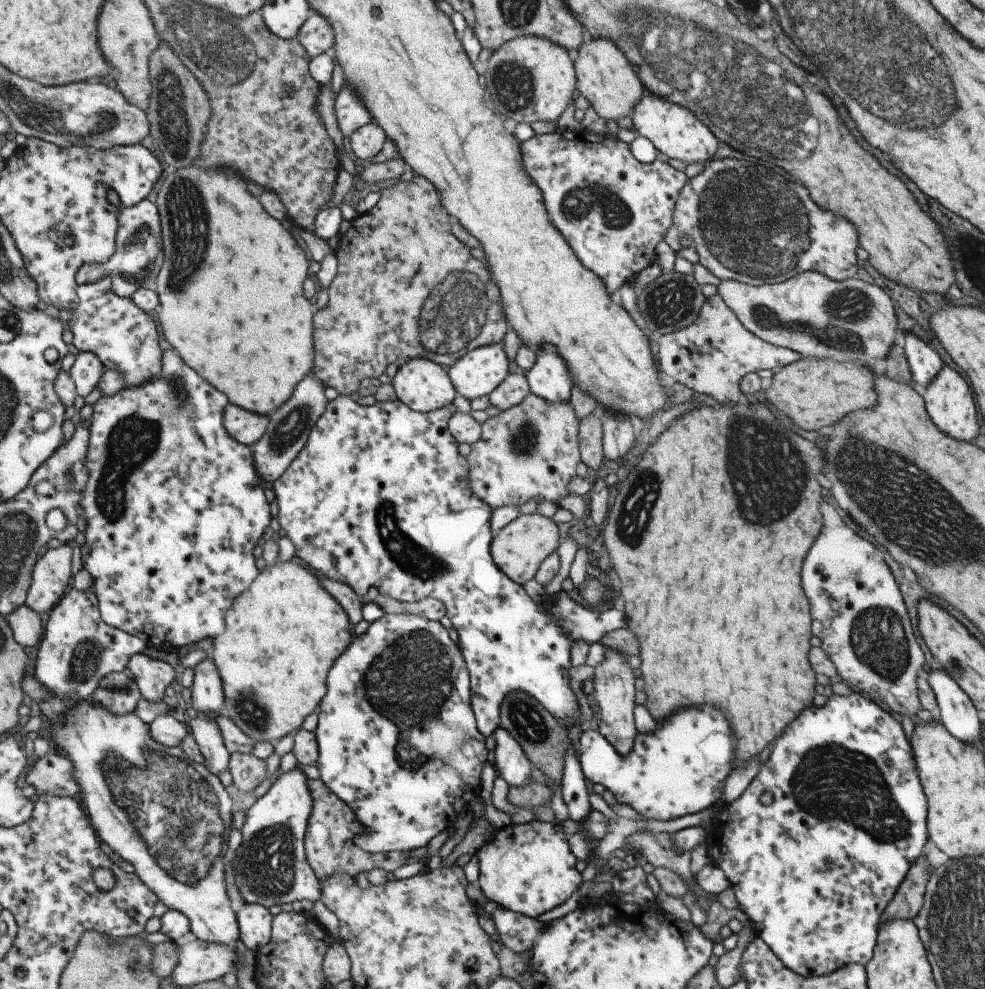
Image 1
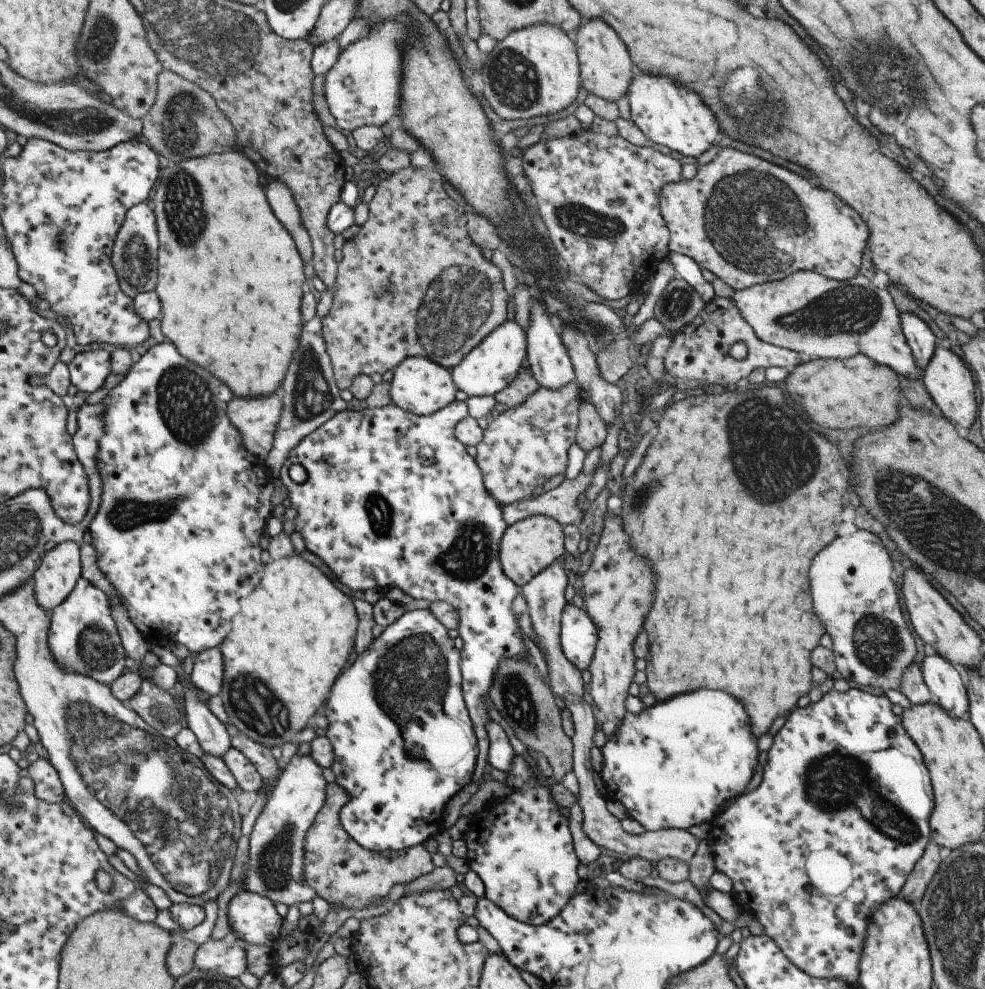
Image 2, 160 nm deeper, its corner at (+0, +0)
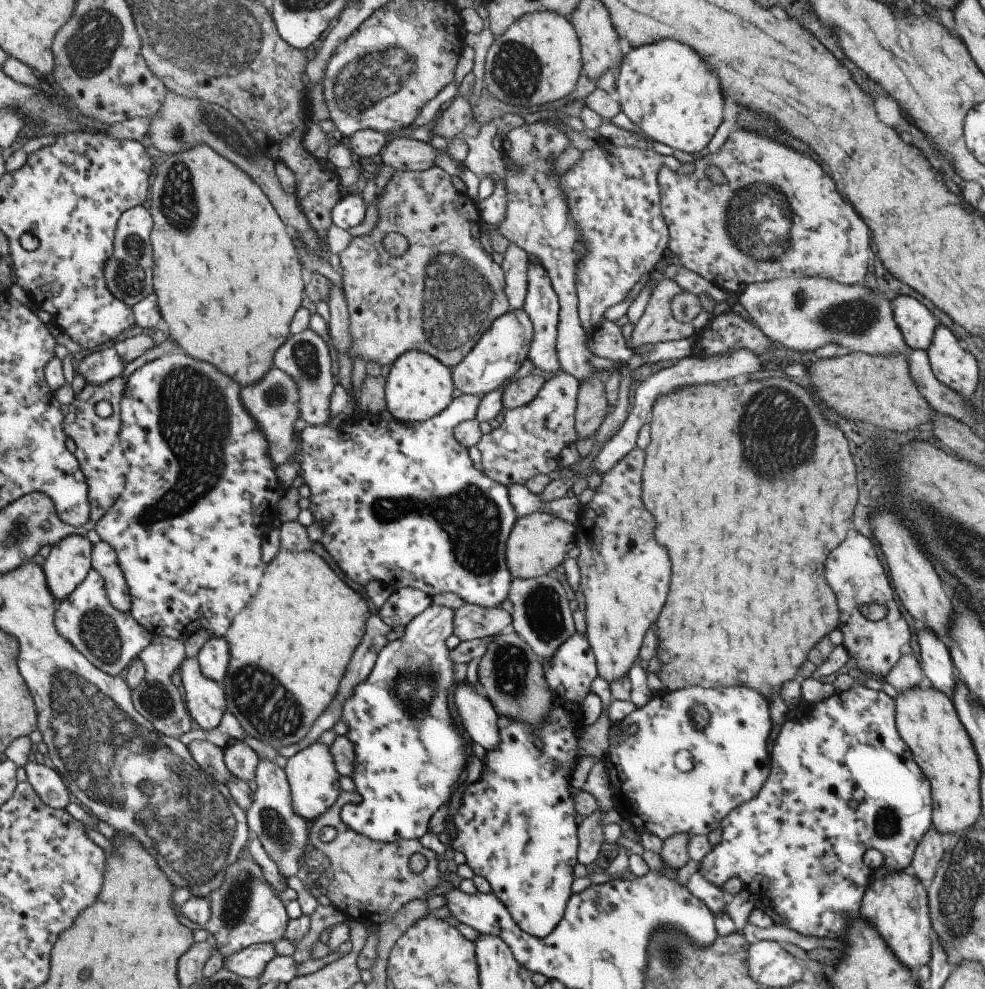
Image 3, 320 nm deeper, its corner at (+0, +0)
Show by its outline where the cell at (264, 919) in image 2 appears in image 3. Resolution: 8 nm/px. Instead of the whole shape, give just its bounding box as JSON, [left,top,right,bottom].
[205,855,290,962]

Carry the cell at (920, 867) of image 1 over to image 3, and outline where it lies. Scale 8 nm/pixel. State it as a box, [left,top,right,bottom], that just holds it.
[909,826,943,882]

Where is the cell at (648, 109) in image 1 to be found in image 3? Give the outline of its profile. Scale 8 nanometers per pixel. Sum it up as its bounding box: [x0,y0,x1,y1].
[614,40,727,154]

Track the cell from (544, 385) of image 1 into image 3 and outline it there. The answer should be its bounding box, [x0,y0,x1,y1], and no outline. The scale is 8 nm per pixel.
[524,260,560,377]

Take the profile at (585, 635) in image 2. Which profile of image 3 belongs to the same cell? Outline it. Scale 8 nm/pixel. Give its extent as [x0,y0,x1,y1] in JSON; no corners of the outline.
[451,632,598,939]

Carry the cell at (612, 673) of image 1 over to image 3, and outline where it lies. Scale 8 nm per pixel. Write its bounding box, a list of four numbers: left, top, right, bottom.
[576,446,669,683]

